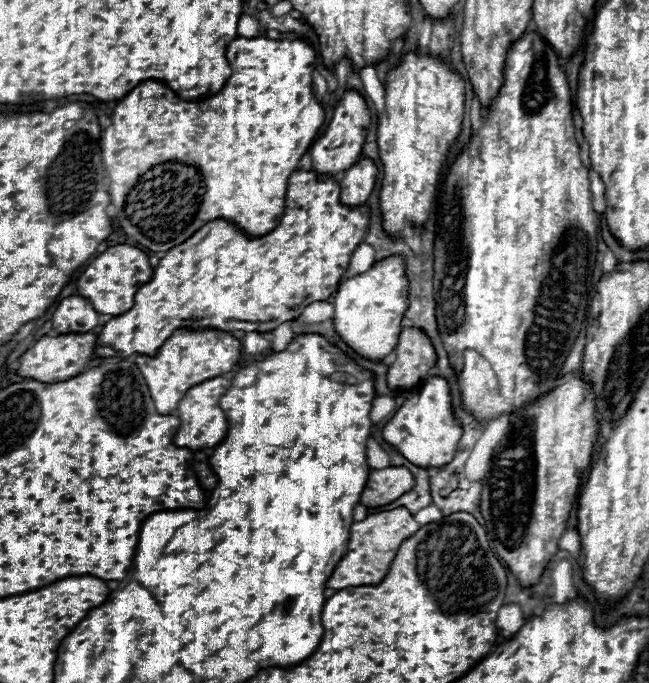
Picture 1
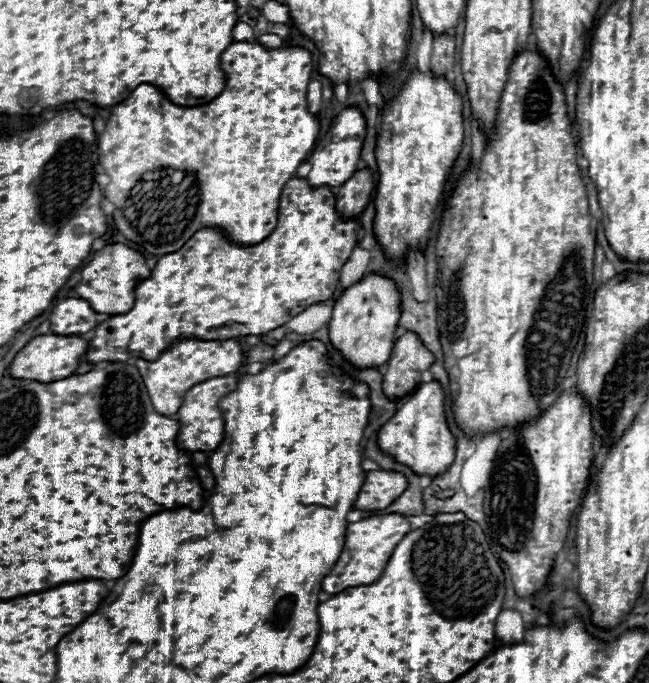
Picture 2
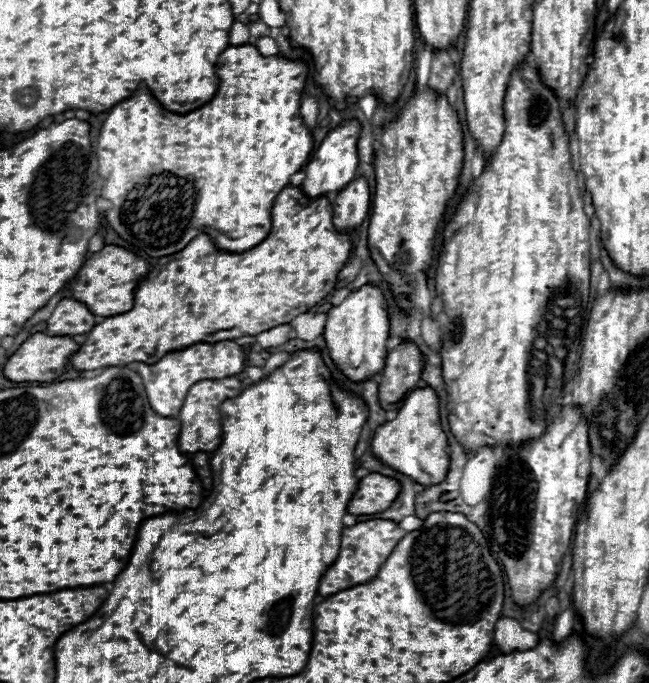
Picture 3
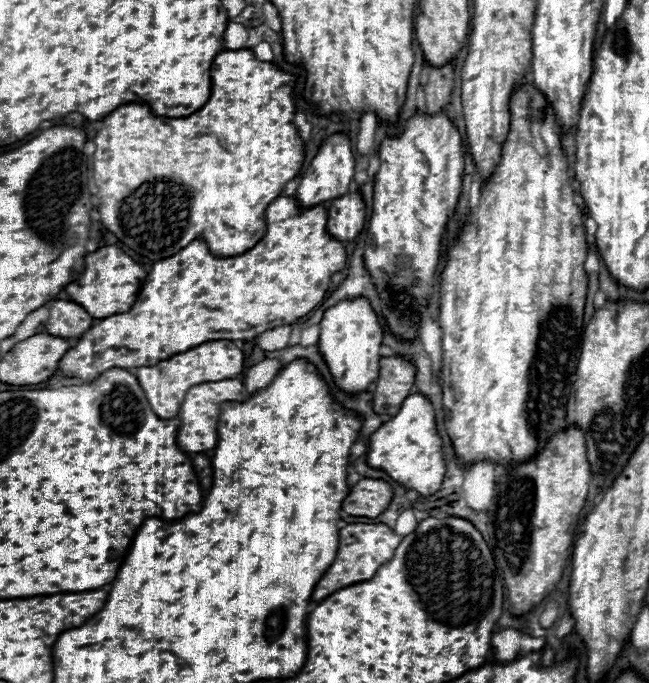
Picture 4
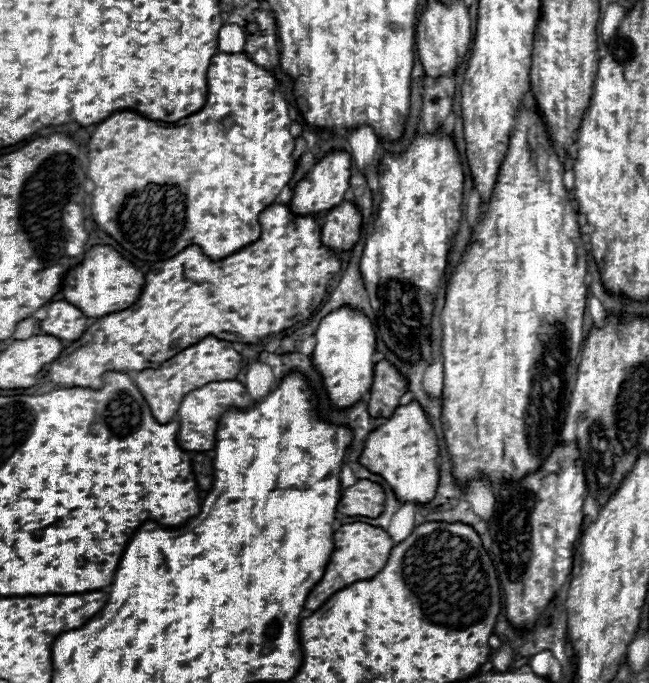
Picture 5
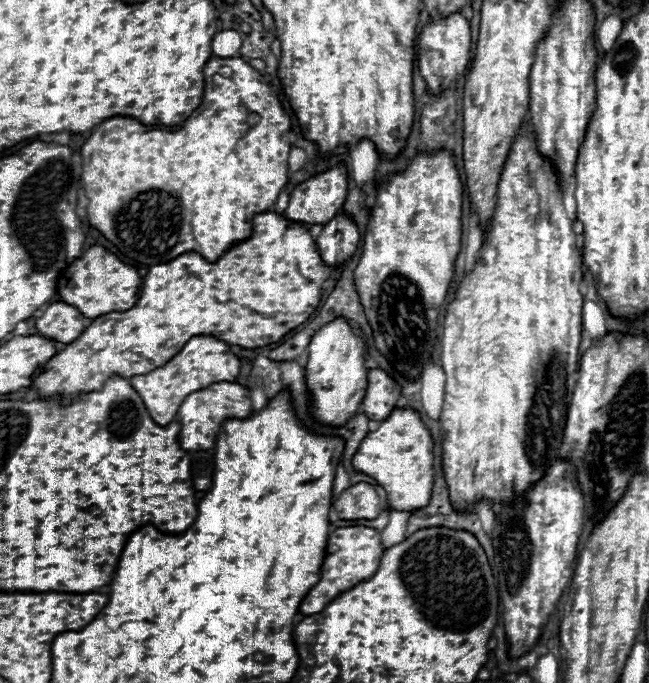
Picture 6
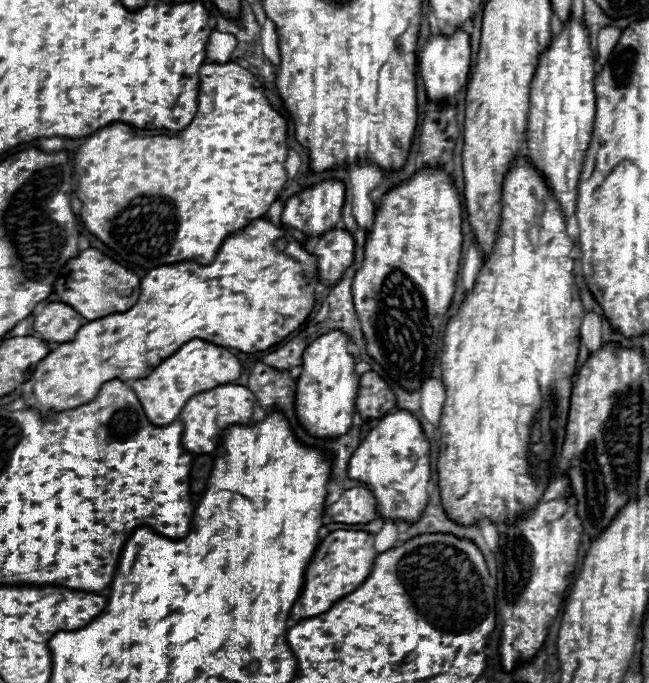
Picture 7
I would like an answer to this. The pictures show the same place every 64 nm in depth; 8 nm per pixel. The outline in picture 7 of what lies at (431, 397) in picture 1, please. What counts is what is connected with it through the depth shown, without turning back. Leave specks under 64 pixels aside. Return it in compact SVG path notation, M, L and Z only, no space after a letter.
M396 410L394 414L384 416L352 454L348 462L348 478L360 480L374 492L384 520L418 520L422 508L428 504L426 488L430 482L430 442L418 418L408 410Z

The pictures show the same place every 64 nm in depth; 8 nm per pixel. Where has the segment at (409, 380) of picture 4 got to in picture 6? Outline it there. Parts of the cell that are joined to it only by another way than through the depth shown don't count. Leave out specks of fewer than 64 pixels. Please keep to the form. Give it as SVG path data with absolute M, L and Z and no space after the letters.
M372 368L368 372L368 388L362 400L362 410L370 420L384 420L396 408L402 388L382 370Z

